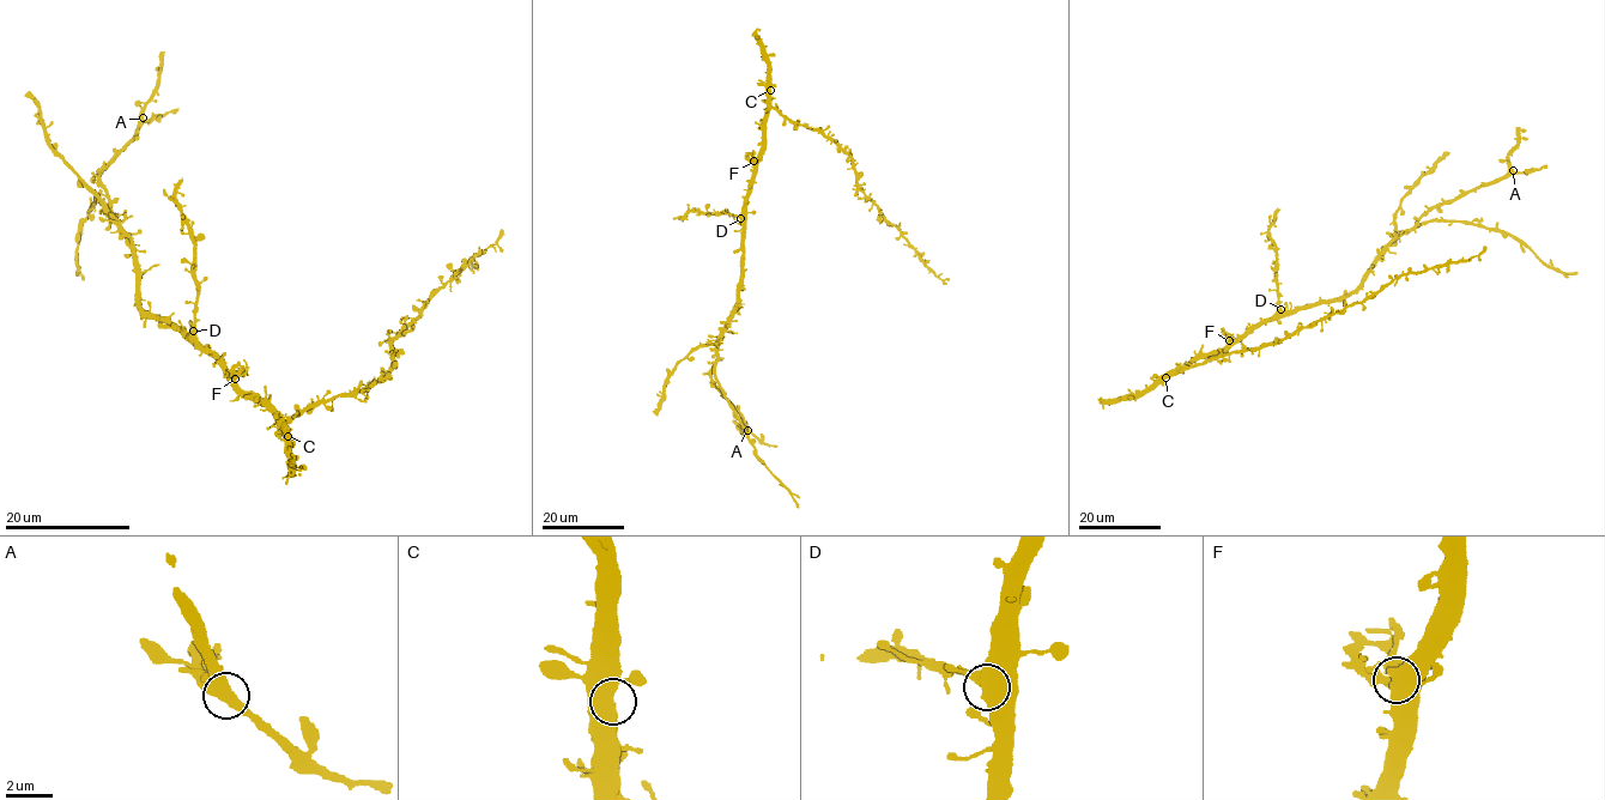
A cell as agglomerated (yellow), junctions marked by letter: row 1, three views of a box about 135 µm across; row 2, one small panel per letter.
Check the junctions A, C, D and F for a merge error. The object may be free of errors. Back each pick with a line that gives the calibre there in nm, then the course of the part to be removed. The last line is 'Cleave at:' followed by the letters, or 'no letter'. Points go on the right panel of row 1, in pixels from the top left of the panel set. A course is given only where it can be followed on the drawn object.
F: 600 nm
Cleave at: F

